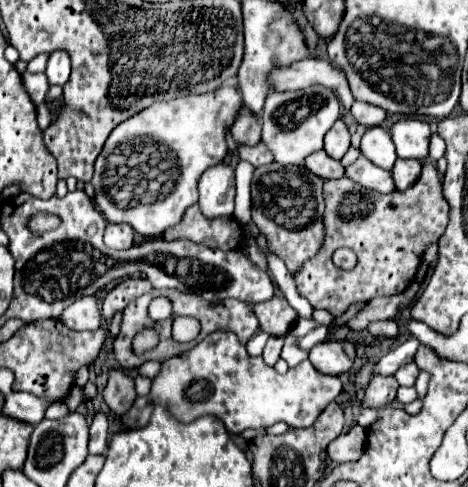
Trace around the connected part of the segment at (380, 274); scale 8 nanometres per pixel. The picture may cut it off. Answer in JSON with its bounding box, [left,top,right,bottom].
[294,162,448,316]

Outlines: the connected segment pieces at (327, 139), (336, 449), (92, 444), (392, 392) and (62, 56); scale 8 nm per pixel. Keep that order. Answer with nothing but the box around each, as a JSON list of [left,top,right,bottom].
[[324,120,350,160],[328,426,366,464],[88,414,108,455],[360,376,398,408],[46,52,70,86]]

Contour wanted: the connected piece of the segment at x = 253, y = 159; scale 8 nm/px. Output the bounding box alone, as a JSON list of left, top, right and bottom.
[238,144,272,166]

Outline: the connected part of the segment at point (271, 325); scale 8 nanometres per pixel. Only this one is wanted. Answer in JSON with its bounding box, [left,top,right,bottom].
[250,298,298,336]

